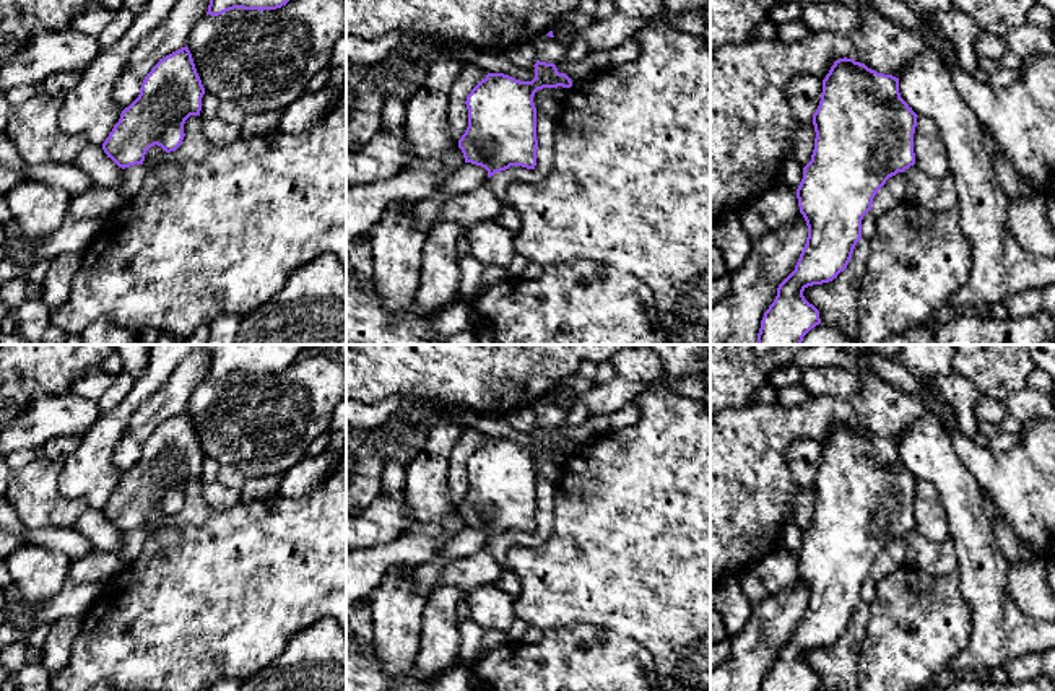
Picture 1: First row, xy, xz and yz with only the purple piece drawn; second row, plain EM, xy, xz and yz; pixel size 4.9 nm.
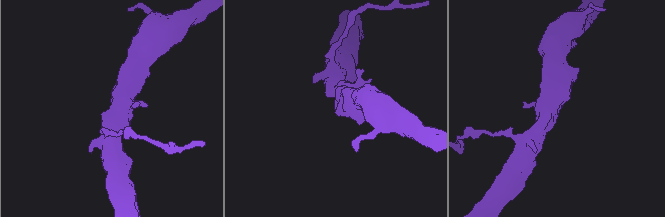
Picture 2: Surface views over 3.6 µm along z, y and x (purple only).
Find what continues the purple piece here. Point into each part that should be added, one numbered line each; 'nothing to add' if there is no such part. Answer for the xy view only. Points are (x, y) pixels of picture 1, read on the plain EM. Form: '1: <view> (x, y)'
nothing to add

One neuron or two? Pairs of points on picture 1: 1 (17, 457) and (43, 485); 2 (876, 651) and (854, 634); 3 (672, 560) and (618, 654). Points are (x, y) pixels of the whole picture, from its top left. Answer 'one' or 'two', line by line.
1: two
2: two
3: two

